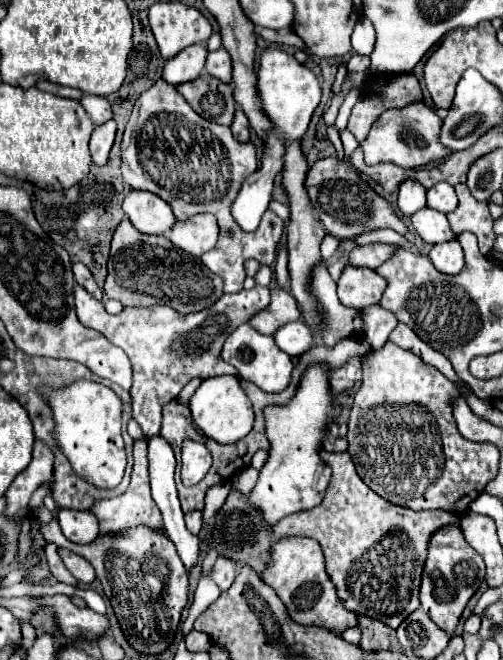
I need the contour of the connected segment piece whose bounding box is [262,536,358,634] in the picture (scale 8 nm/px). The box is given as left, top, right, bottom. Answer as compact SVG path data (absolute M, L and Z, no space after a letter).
M300 536L280 538L272 546L270 562L262 572L262 580L276 590L278 598L284 602L292 620L296 620L302 626L304 624L320 626L334 634L342 634L346 628L358 626L358 616L340 604L336 588L332 586L332 580L328 578L326 572L322 548L312 538L300 538Z

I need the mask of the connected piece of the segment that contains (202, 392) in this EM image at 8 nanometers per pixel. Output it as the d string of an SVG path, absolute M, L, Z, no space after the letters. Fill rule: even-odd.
M218 376L208 378L200 384L200 388L190 398L190 410L196 426L208 434L208 438L220 442L220 444L234 444L240 438L244 438L254 424L254 408L248 400L246 392L240 386L240 380L234 376Z

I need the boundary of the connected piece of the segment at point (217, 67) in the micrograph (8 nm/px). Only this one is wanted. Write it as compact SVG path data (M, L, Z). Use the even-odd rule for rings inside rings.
M224 48L208 54L206 72L208 72L210 76L218 78L220 82L230 82L230 80L232 80L232 62L230 62L230 56L226 54Z

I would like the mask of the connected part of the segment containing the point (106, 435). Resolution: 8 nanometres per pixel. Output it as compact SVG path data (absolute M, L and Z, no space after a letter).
M90 380L74 382L64 390L42 390L48 398L54 420L56 440L73 470L98 488L114 488L120 484L126 468L126 452L122 442L122 400L106 386Z

